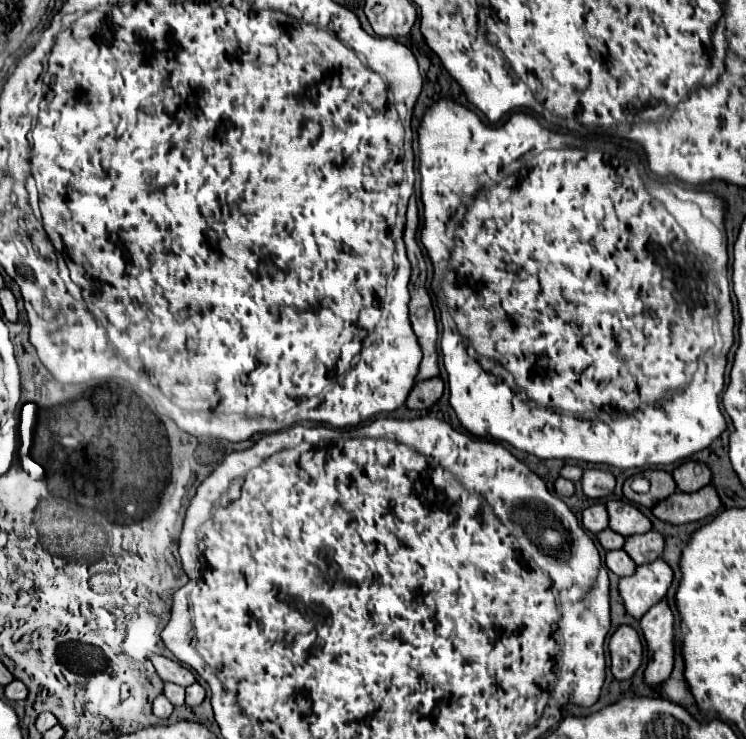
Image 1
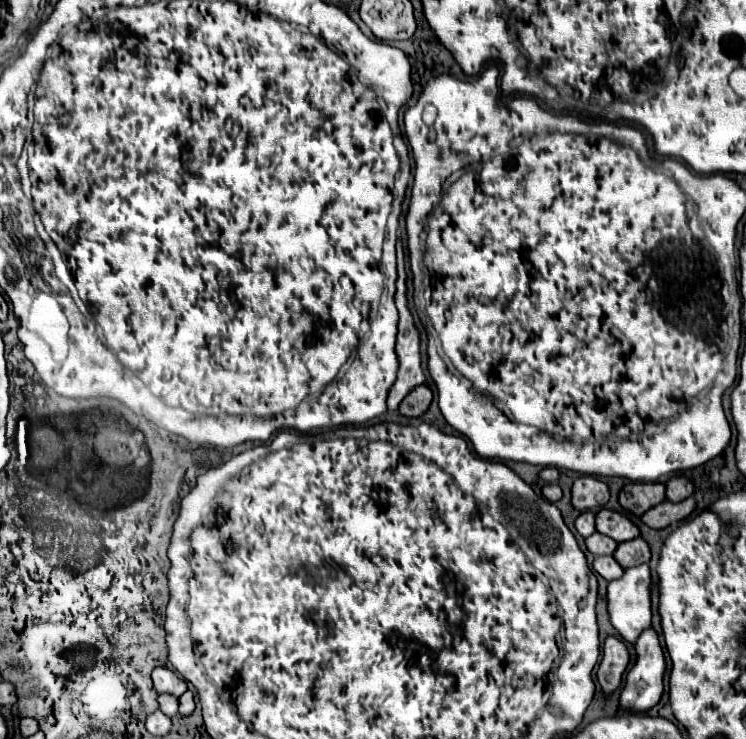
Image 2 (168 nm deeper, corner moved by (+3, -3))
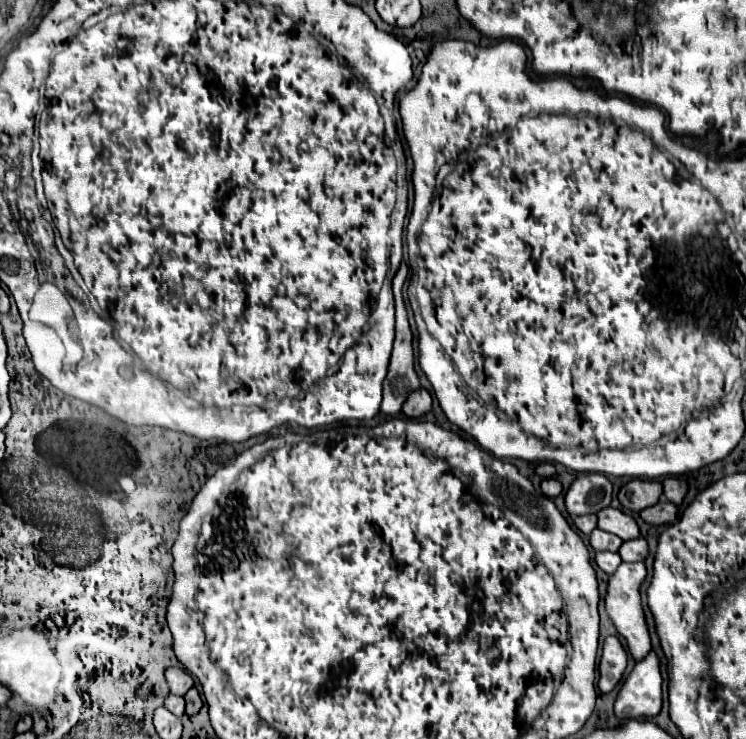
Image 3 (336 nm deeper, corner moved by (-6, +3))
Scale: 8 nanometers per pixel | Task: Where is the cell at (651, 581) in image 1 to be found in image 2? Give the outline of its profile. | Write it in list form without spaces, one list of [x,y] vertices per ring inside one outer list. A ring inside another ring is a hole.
[[[640,564],[634,568],[628,568],[622,578],[614,580],[608,584],[608,612],[610,612],[610,622],[612,626],[622,634],[624,640],[636,642],[640,632],[650,626],[652,622],[652,598],[650,598],[650,588],[652,588],[652,574],[648,564]]]

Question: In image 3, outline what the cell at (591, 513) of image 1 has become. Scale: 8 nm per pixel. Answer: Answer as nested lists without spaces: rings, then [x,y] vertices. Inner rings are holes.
[[[595,514],[577,516],[577,518],[573,518],[573,524],[577,526],[579,532],[583,532],[583,534],[591,534],[591,530],[597,528],[597,516],[595,516]]]

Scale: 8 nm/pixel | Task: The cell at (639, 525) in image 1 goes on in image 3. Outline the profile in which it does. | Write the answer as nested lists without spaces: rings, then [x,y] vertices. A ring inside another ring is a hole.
[[[609,506],[609,508],[603,508],[603,510],[597,514],[597,518],[599,518],[597,528],[615,534],[615,536],[619,536],[621,540],[639,538],[639,526],[637,526],[637,522],[635,522],[629,514],[621,512],[621,510],[615,510],[615,508]]]

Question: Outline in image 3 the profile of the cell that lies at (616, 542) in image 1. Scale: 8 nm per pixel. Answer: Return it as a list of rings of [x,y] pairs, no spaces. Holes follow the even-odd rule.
[[[595,528],[589,536],[589,544],[593,550],[609,550],[609,552],[617,552],[623,540],[619,540],[615,534],[603,532],[599,528]]]

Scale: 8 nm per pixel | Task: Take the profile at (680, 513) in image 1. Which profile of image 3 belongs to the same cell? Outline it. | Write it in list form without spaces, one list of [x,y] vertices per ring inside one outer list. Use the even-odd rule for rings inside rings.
[[[661,498],[655,506],[649,506],[639,514],[647,524],[659,526],[659,524],[671,524],[677,520],[677,506],[671,504],[669,500]]]

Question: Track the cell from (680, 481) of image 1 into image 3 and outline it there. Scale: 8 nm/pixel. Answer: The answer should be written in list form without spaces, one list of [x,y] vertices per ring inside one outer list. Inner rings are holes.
[[[665,478],[663,482],[663,494],[669,502],[673,502],[675,506],[679,506],[687,494],[687,482],[679,480],[679,478]]]

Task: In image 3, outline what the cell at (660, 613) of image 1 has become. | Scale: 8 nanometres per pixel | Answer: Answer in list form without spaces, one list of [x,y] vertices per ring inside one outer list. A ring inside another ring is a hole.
[[[649,652],[645,660],[637,662],[615,698],[615,716],[619,720],[653,718],[661,710],[661,672],[659,658]]]

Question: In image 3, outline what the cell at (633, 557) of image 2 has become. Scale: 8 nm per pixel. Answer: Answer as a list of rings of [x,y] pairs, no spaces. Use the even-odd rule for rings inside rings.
[[[635,538],[635,540],[627,540],[621,544],[619,552],[623,562],[643,562],[647,558],[647,542],[643,538]]]

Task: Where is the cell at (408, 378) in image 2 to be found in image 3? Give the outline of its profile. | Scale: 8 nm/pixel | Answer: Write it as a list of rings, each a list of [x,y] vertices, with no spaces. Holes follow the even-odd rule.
[[[402,260],[395,278],[393,278],[393,296],[395,296],[395,342],[393,342],[393,352],[389,358],[389,372],[387,378],[383,382],[383,402],[381,402],[381,412],[395,416],[401,412],[401,406],[405,402],[405,398],[419,388],[419,378],[415,374],[415,366],[413,366],[413,336],[409,330],[409,322],[407,322],[407,312],[405,312],[405,304],[403,304],[403,282],[409,274],[409,266],[405,260]]]

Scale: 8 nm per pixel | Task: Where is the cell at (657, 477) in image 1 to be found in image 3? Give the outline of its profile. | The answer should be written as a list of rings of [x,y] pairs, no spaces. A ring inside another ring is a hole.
[[[631,480],[619,490],[617,498],[623,508],[641,512],[643,508],[657,504],[661,494],[663,494],[661,482],[657,482],[657,480]]]

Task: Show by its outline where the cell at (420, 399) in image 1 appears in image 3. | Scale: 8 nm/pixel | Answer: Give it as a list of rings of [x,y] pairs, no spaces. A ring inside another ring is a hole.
[[[419,388],[413,394],[409,394],[409,398],[403,404],[403,414],[407,418],[421,418],[429,410],[431,410],[431,396],[425,388]]]

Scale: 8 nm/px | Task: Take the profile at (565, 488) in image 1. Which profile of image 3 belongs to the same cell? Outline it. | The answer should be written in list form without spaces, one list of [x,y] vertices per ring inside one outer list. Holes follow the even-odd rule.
[[[545,478],[541,482],[541,492],[547,496],[547,498],[555,498],[561,494],[561,484],[555,480],[555,478]]]

